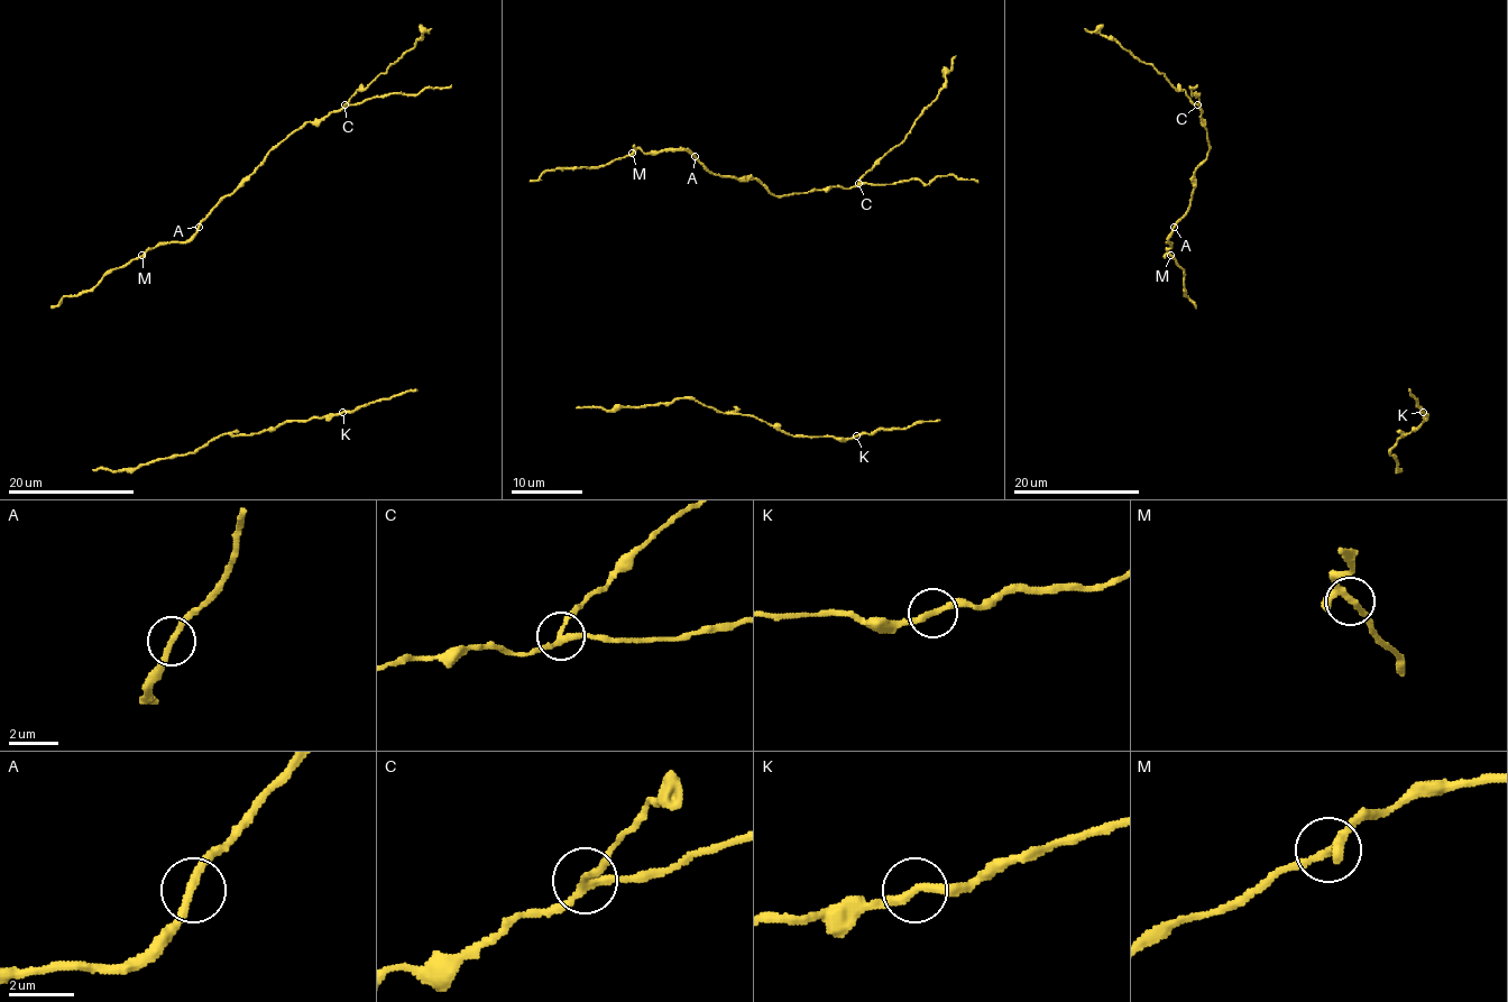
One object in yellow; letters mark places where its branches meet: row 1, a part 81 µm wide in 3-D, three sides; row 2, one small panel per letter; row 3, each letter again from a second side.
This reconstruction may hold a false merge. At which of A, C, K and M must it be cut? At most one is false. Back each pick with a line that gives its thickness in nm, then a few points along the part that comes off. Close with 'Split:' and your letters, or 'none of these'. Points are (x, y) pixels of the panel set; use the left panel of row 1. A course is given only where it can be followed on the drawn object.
C: 200 nm thick; foreign part runs (345, 106), (431, 28)
Split: C

